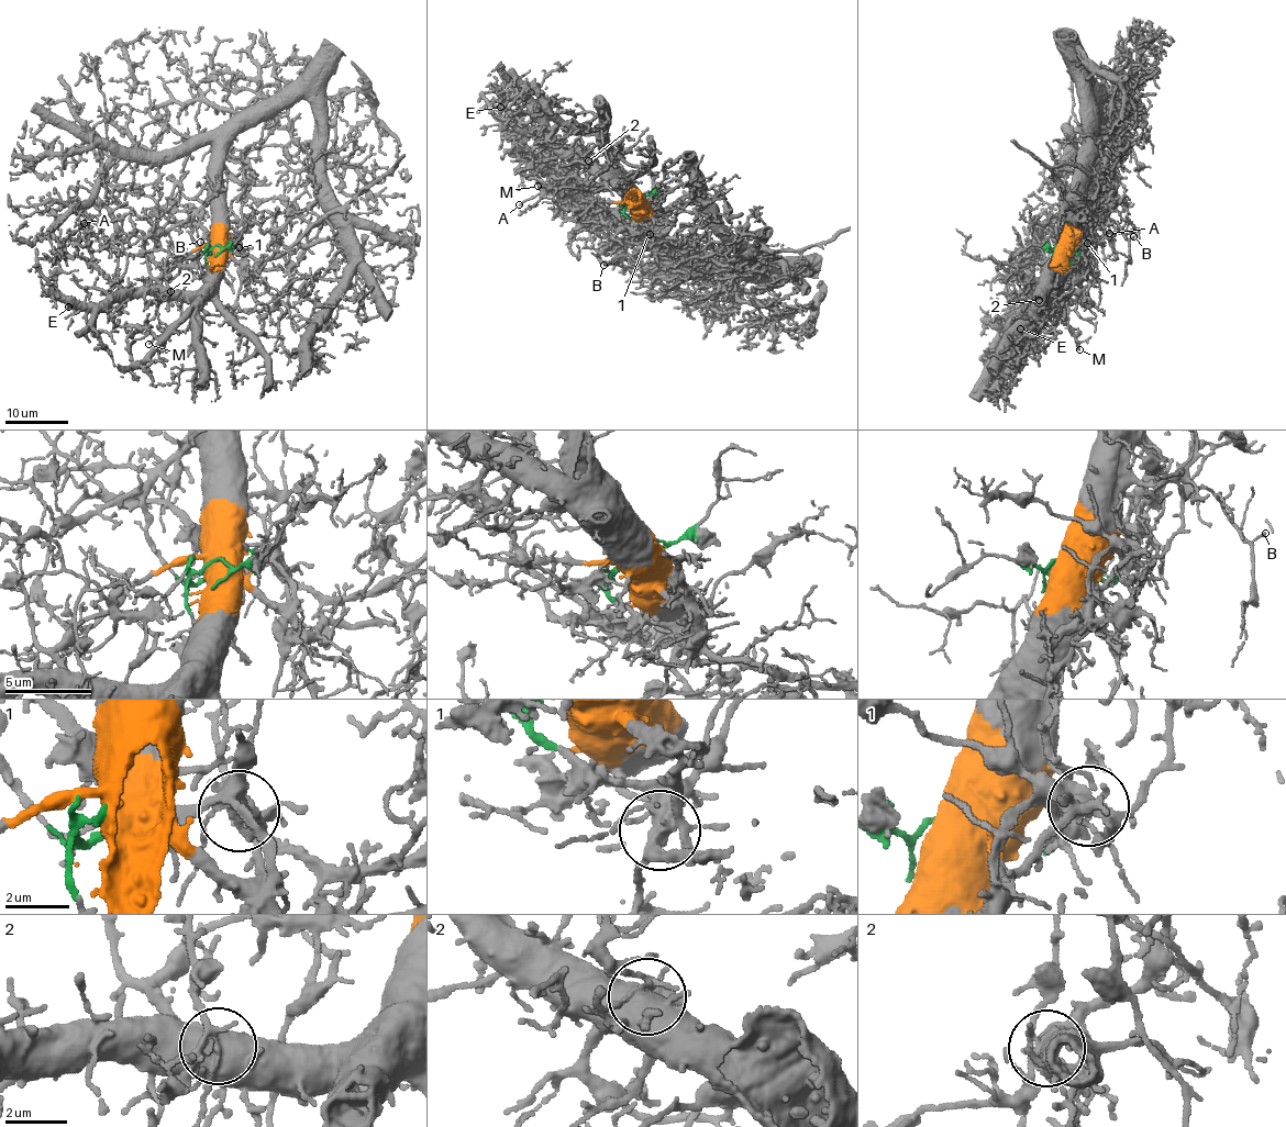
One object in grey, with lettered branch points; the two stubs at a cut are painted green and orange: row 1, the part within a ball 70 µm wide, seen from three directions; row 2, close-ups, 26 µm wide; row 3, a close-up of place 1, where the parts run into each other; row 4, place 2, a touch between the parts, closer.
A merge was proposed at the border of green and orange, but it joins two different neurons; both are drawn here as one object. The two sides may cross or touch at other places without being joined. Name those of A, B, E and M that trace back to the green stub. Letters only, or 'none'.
A, B, M

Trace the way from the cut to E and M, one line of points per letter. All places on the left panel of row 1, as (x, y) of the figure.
E: (215, 247), (211, 271), (204, 285), (195, 292), (134, 291), (112, 293), (86, 308), (68, 307)
M: (215, 246), (210, 248), (206, 244), (204, 254), (190, 269), (179, 320), (148, 343)

